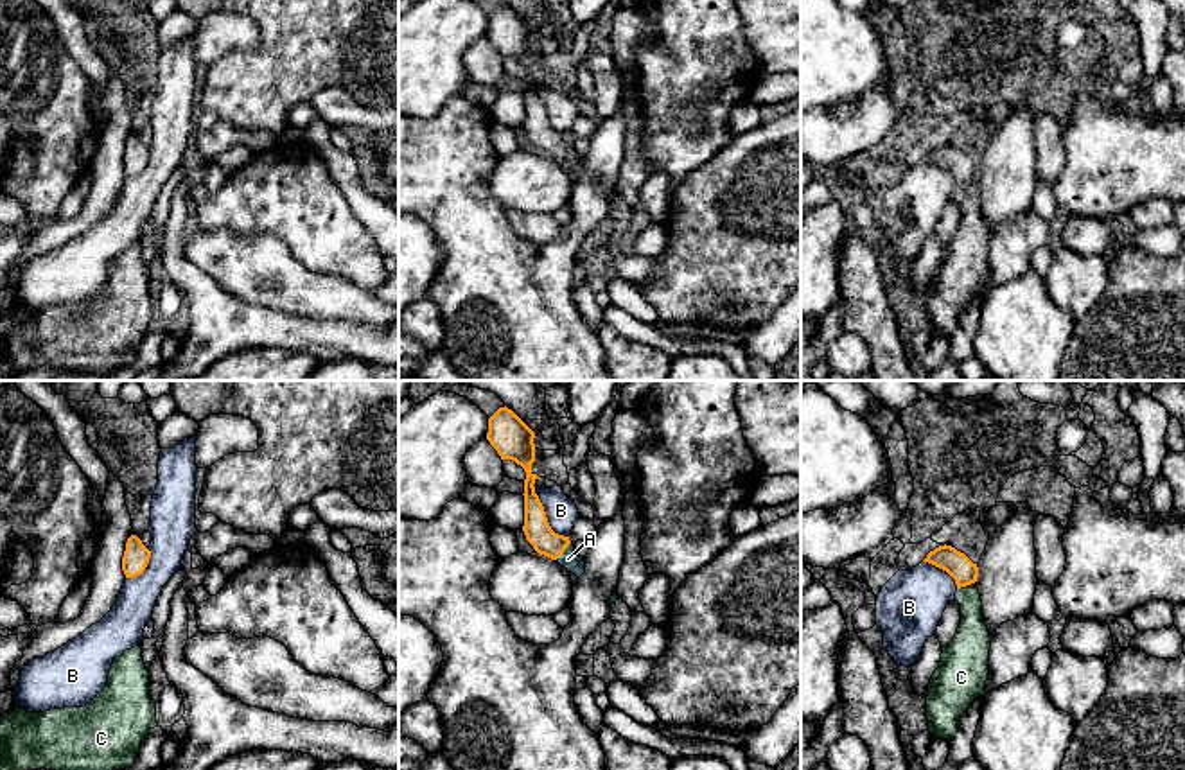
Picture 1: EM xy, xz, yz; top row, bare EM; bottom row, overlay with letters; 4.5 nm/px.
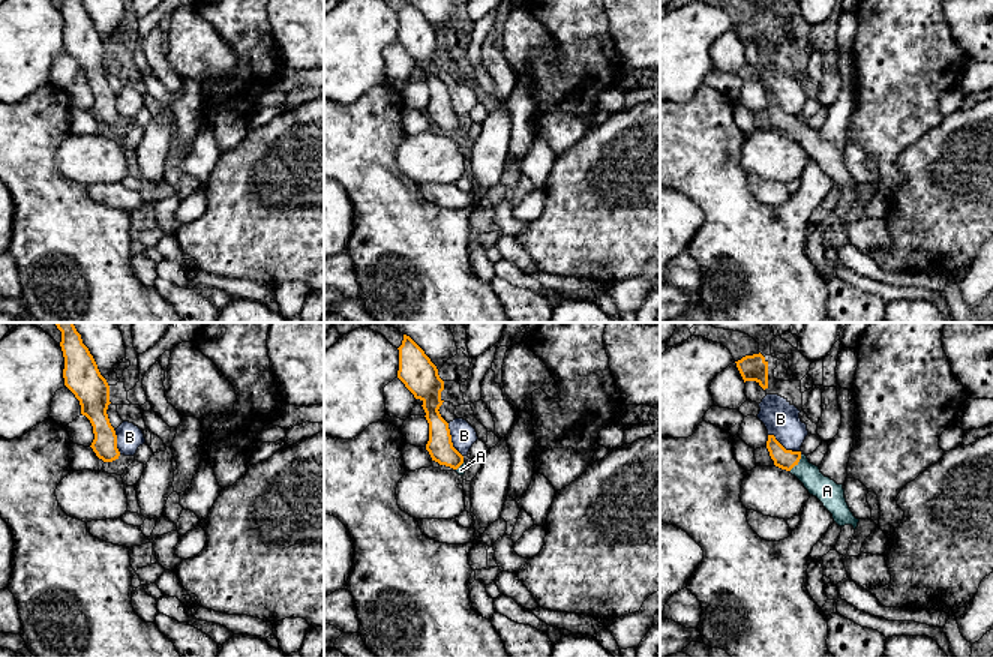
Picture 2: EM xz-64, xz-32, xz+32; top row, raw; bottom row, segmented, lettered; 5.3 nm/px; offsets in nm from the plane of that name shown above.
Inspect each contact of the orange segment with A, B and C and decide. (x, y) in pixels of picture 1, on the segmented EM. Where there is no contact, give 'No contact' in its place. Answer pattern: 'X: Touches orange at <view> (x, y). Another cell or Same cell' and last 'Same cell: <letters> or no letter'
A: Touches orange at xz (564, 550). Same cell
B: Touches orange at xz (546, 517). Another cell
C: Touches orange at yz (959, 587). Another cell
Same cell: A

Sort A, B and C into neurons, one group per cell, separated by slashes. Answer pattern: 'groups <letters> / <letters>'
groups A / B / C

